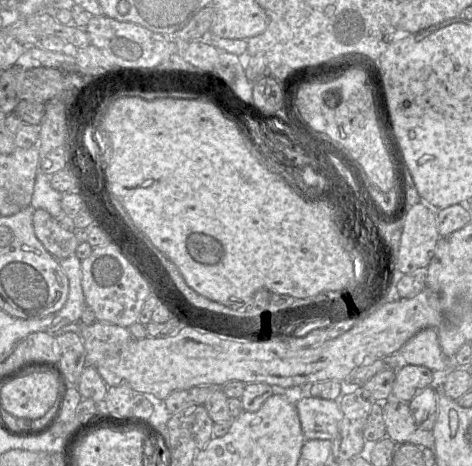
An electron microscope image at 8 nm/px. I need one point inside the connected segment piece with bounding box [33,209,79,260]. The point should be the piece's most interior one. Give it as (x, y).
(59, 242)

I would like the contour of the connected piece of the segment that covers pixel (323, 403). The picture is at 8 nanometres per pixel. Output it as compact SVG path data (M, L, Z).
M306 396L295 404L306 440L333 440L342 412L337 400Z

